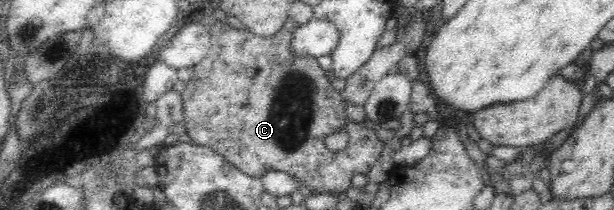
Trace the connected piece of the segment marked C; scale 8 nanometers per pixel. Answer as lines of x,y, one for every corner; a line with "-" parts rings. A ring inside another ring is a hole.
292,20
286,21
286,24
282,26
282,29
270,37
260,37
254,35
248,30
236,30
228,26
226,21
219,21
213,24
209,30
211,35
211,46
208,53
202,61
199,61
196,65
193,65
192,75
190,81
186,84
186,89
181,92
183,106
184,106
184,124
187,129
187,134
190,136
190,141
196,145
203,145
212,148
216,153
223,155
226,161
229,161
232,165
235,165
242,173
250,175
252,177
261,176
267,171
284,171
296,179
296,182
300,182
302,186
308,186
309,191
314,190
315,193
330,193
331,191
345,192
346,189
352,186
352,177
358,173
368,174
370,169
382,153
383,141
380,141
376,137
376,132
370,128
367,128
363,123
352,121
346,112
344,112
345,102
344,97
341,96
341,92
334,89
326,77
326,71
324,71
318,60
315,57
298,57
291,52
291,39
296,31
296,28
300,26
294,24
-
343,128
349,135
348,145
340,151
331,151
326,148
324,139
334,133
336,129

